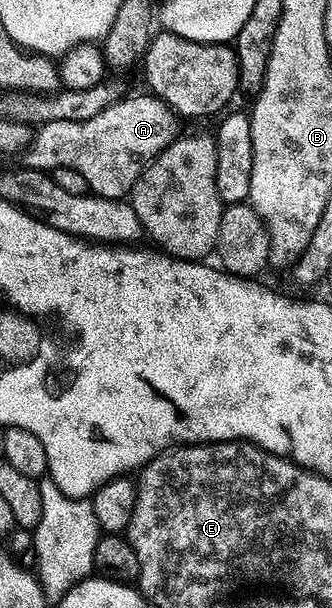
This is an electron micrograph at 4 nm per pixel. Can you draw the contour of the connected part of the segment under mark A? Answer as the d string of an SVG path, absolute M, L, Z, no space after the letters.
M152 93L146 95L130 95L127 99L115 98L94 117L86 121L52 121L43 123L35 130L34 139L24 152L25 166L53 173L57 167L76 169L84 181L88 181L90 191L105 199L122 199L134 191L134 183L142 175L144 161L149 161L176 138L174 122L176 116L162 99Z

